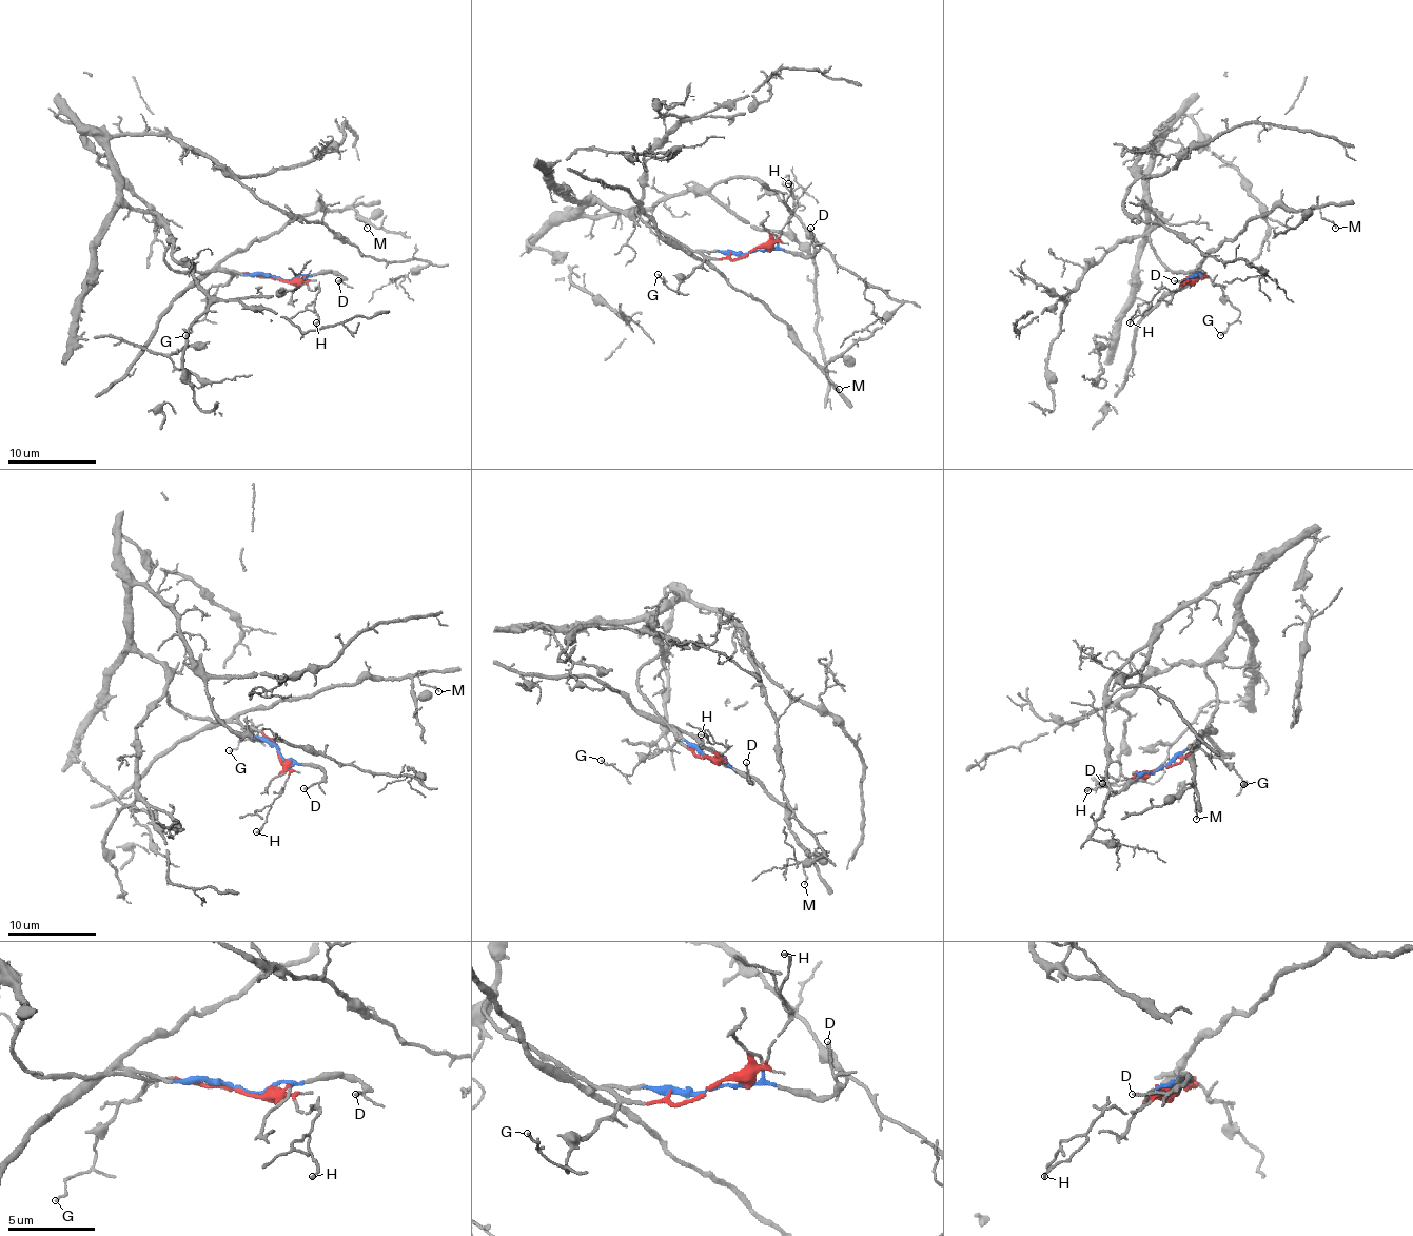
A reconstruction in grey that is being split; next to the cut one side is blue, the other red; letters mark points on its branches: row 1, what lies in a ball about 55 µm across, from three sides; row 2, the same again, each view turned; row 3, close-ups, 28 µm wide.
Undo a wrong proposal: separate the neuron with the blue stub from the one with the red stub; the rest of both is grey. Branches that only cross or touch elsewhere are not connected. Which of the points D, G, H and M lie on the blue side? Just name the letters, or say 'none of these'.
D, M

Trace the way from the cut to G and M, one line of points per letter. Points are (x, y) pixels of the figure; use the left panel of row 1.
G: (278, 279), (234, 275), (216, 290), (204, 316), (184, 334)
M: (278, 279), (231, 272), (220, 263), (317, 207), (331, 211), (353, 209), (367, 229)

